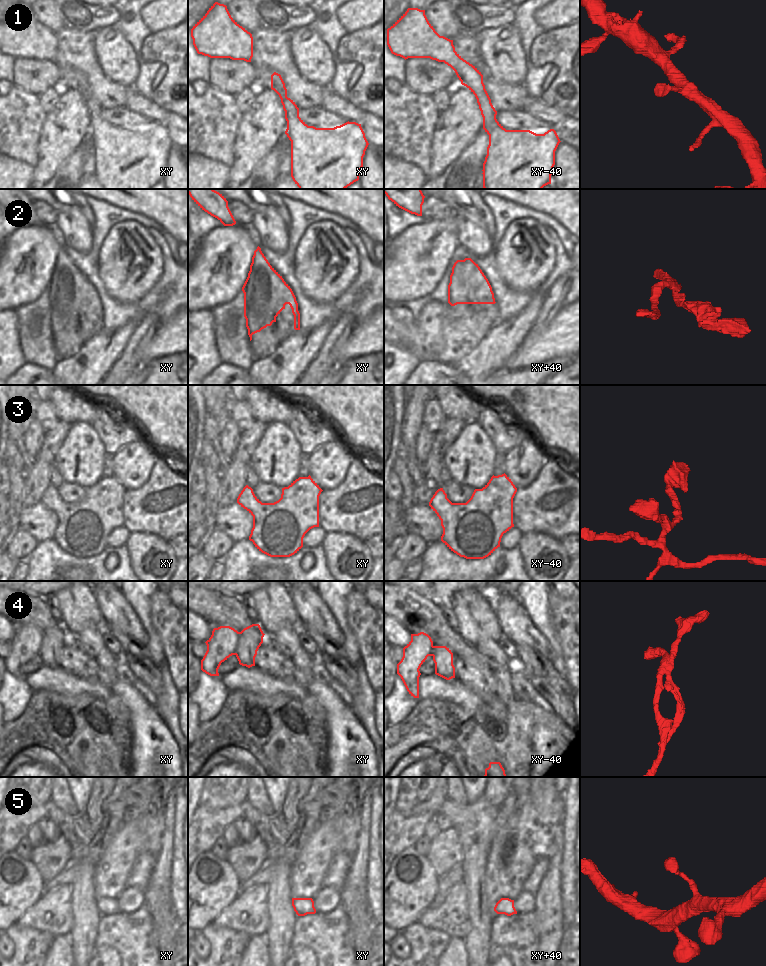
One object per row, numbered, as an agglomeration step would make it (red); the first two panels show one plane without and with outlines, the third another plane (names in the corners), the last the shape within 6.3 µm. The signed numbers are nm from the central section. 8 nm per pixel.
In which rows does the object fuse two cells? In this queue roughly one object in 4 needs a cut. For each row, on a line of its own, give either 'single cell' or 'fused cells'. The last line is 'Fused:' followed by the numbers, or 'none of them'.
1: single cell
2: fused cells
3: single cell
4: fused cells
5: single cell
Fused: 2, 4

